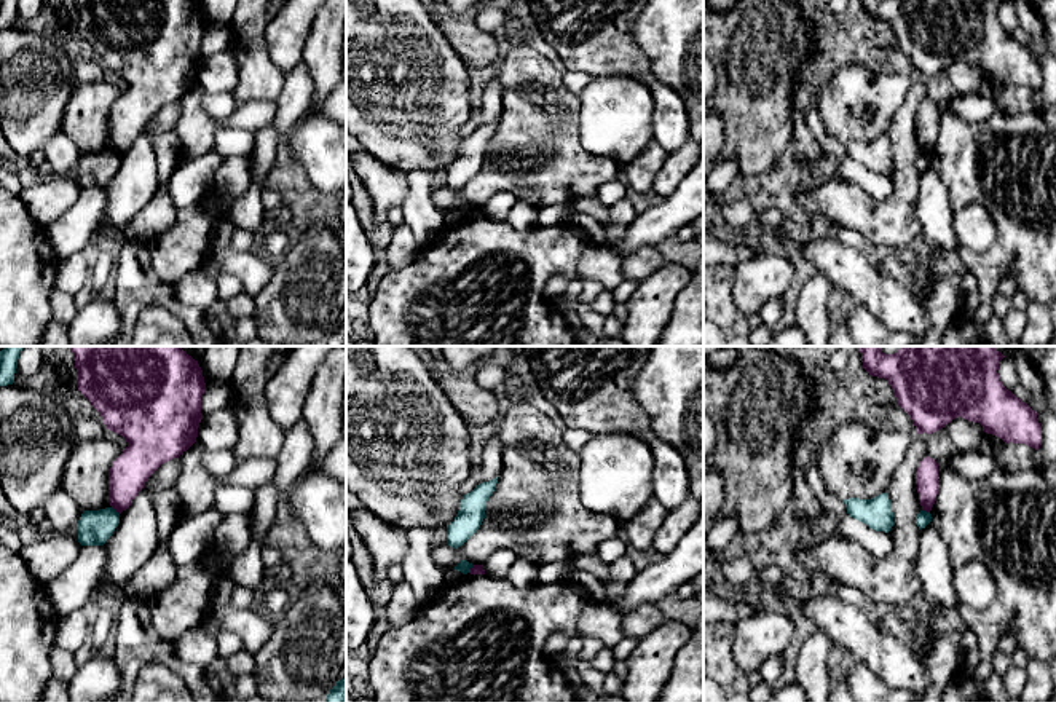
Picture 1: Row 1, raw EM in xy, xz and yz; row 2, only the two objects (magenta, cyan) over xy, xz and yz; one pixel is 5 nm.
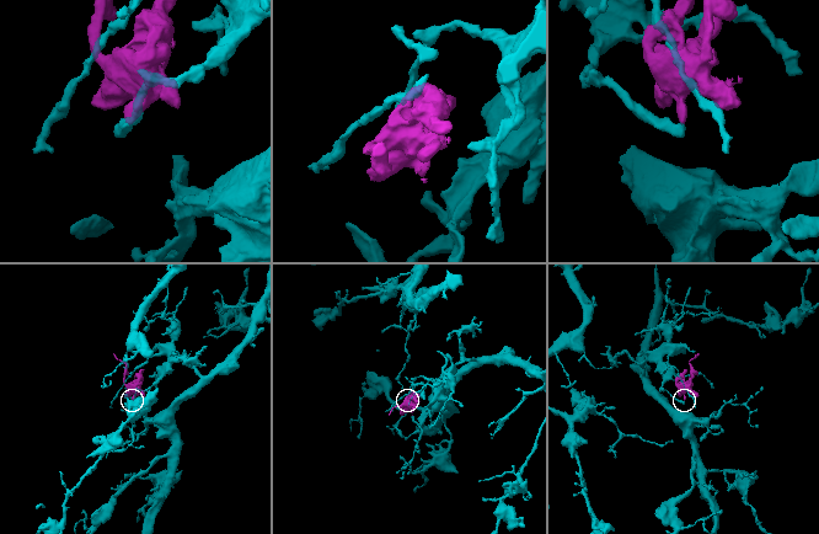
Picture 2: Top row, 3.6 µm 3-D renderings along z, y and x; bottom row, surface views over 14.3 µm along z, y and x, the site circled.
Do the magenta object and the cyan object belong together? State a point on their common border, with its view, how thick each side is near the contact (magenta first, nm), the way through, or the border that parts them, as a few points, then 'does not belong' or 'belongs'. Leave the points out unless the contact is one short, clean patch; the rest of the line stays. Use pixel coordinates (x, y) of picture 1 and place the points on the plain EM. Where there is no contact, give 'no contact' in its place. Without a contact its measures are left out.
contact xy (115, 152); calibres 190 and 180 nm; border xy (112, 149), (118, 157); does not belong

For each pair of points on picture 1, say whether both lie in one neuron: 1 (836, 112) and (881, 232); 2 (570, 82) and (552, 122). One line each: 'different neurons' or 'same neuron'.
1: different neurons
2: different neurons

